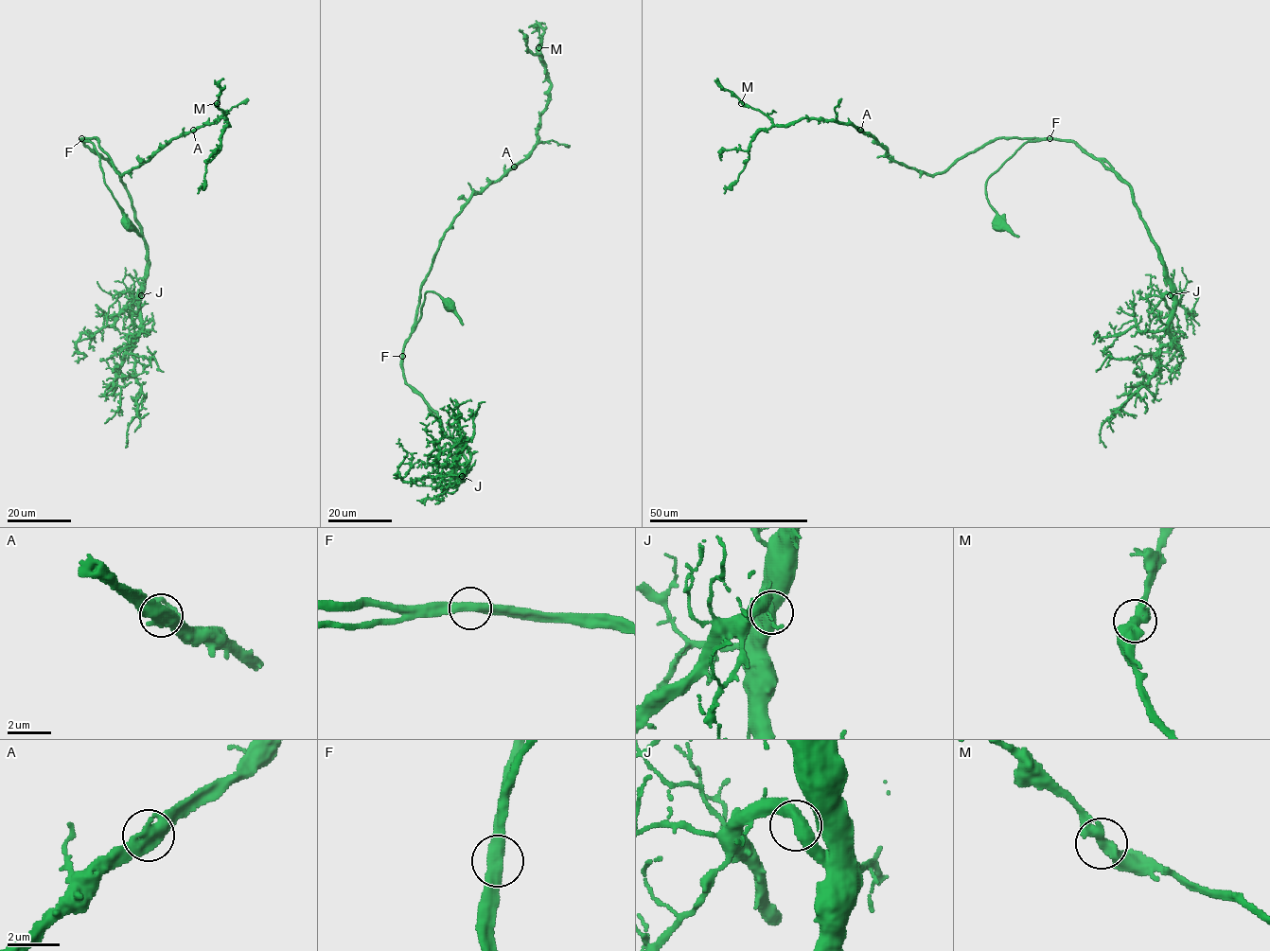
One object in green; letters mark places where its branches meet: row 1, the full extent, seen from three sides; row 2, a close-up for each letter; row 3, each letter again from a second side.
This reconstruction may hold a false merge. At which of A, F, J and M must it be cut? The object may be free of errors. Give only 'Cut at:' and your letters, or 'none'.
Cut at: none

